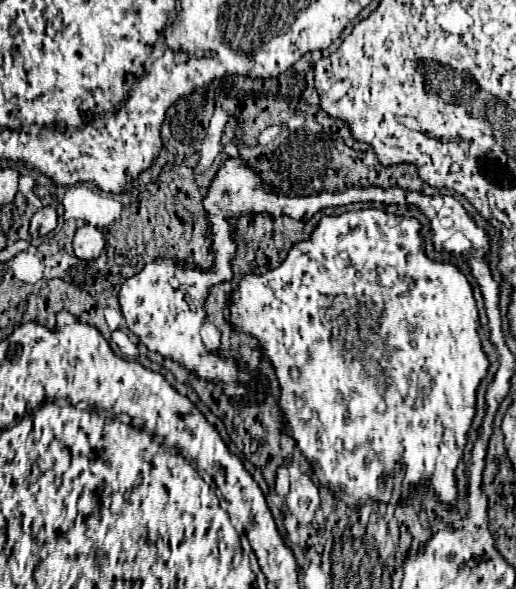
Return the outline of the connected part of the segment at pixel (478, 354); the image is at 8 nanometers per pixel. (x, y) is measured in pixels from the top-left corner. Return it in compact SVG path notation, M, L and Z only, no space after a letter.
M376 208L346 212L340 216L324 216L316 226L316 230L312 232L310 240L292 246L288 258L276 270L270 270L268 274L262 276L254 274L244 276L238 290L232 294L232 304L230 304L230 322L234 324L234 328L256 336L262 344L264 356L272 362L276 370L282 388L280 406L288 422L286 432L298 442L302 454L310 460L312 470L318 476L320 484L334 490L336 496L340 496L348 506L358 506L368 500L380 500L380 502L400 500L408 496L412 484L424 480L438 492L442 502L452 504L456 500L454 468L462 458L466 446L466 432L474 418L476 388L488 370L488 358L482 352L478 336L480 322L478 322L476 300L472 296L472 286L454 264L434 262L422 252L422 236L418 220L414 218L402 218L402 220L404 222L400 226L388 226L388 214Z

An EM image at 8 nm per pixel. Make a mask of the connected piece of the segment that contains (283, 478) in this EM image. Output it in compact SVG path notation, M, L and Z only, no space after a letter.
M278 466L278 472L276 472L276 492L278 492L278 496L284 498L288 494L288 486L290 486L288 468L286 466Z

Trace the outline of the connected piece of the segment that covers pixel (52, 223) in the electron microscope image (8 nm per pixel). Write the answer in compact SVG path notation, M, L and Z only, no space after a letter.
M52 206L40 208L30 220L30 230L28 230L30 236L40 238L40 236L46 236L48 232L52 232L56 228L56 218L58 218L58 214Z

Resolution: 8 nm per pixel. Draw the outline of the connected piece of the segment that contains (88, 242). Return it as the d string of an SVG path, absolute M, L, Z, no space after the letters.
M84 224L76 230L72 246L74 246L76 258L86 260L86 262L96 260L104 250L104 234L98 228L94 228L90 224Z

